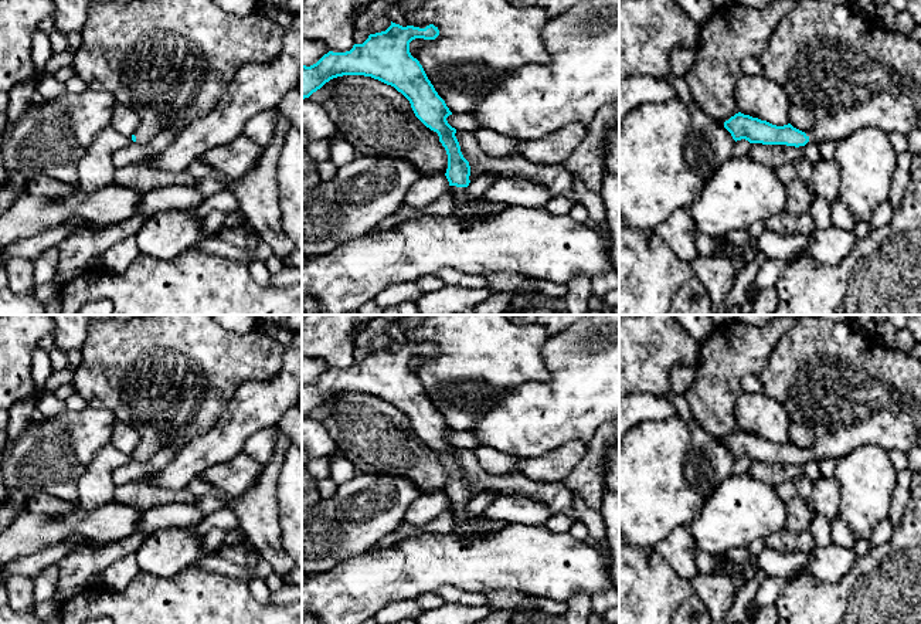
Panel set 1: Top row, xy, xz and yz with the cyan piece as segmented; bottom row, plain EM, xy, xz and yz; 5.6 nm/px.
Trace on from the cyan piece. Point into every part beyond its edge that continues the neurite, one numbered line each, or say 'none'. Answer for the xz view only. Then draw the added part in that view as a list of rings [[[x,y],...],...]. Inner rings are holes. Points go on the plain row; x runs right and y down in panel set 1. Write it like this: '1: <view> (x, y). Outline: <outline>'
1: xz (461, 516). Outline: [[[458,505],[456,508],[452,509],[452,513],[459,525],[466,525],[469,522],[482,522],[482,523],[487,522],[482,516],[468,516],[463,512],[463,509],[465,509],[465,505]]]

